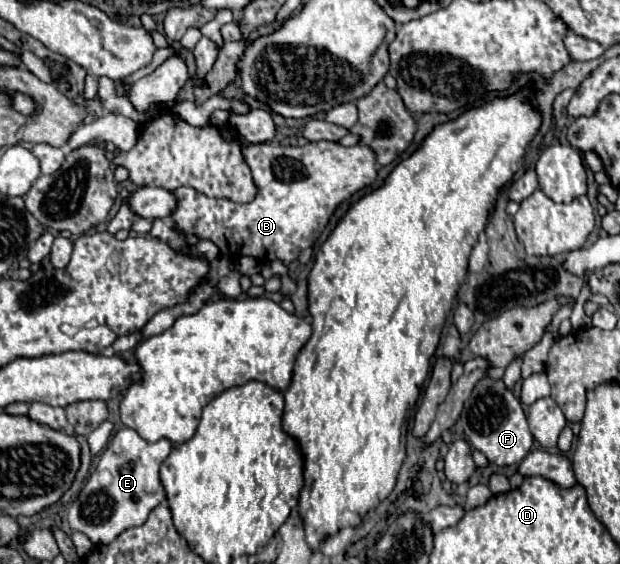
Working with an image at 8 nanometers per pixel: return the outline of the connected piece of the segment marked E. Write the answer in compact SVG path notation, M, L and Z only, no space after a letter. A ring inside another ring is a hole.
M123 427L115 433L113 443L107 445L99 457L97 467L91 471L85 487L75 503L69 507L69 527L91 539L93 545L107 545L131 527L139 527L147 521L149 513L165 501L165 489L159 481L159 465L171 453L167 439L147 443L135 433L135 429ZM79 503L79 505L77 505Z

